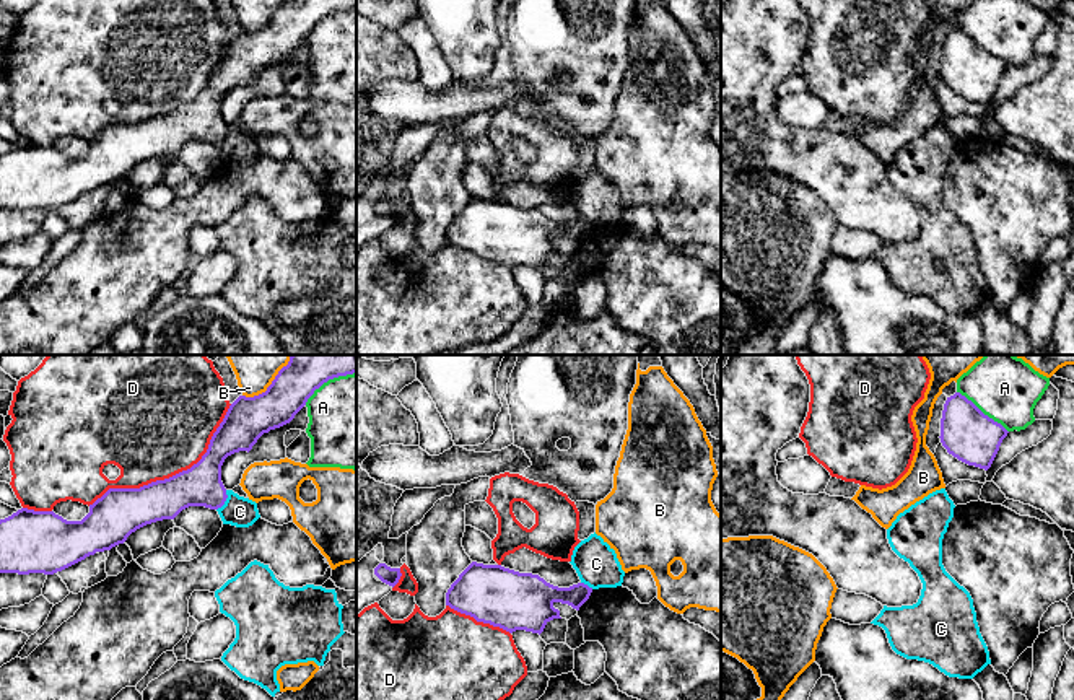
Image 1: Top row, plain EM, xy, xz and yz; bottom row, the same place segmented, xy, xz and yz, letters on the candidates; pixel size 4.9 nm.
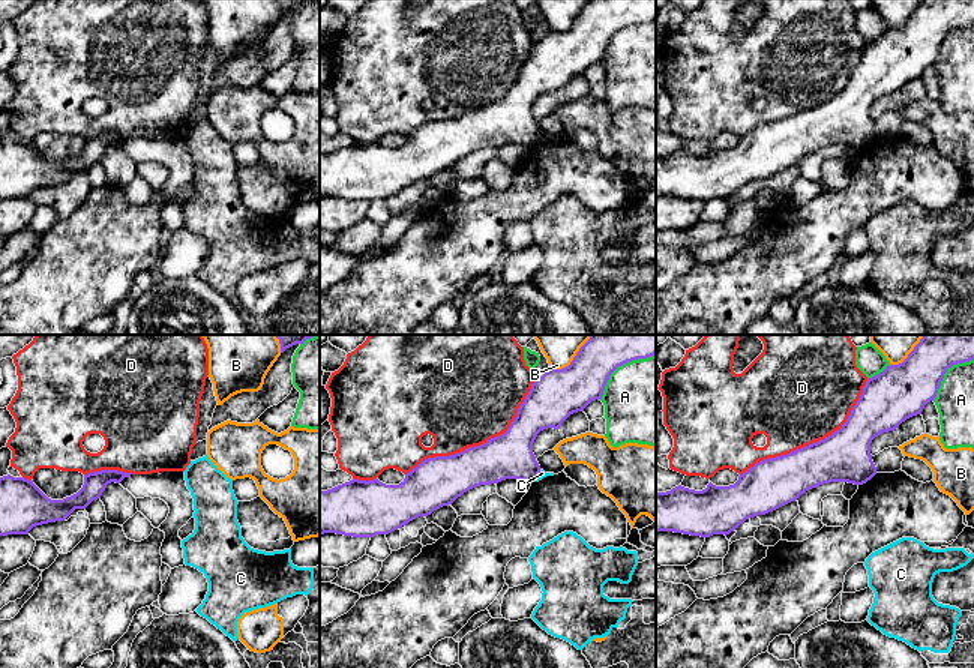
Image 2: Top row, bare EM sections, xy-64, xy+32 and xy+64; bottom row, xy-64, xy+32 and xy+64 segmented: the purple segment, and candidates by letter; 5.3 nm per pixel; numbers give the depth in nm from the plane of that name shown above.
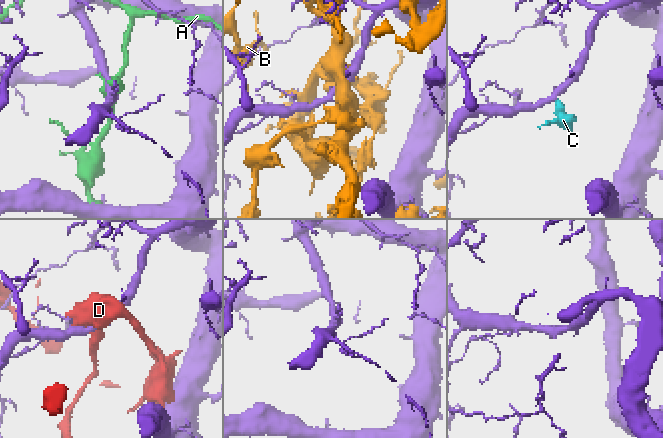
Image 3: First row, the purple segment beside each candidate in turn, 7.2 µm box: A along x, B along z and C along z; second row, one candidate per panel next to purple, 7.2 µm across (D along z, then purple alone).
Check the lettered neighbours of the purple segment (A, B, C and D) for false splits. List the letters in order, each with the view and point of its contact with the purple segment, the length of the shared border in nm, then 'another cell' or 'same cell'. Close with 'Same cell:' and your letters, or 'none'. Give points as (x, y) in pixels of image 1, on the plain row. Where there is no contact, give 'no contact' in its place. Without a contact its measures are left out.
A: meets purple in xy at (327, 15); contact 300 nm long; another cell
B: meets purple in xy at (267, 23); contact 280 nm long; another cell
C: meets purple in xy at (225, 135); contact 120 nm long; another cell
D: meets purple in xy at (173, 111); contact 850 nm long; another cell
Same cell: none

